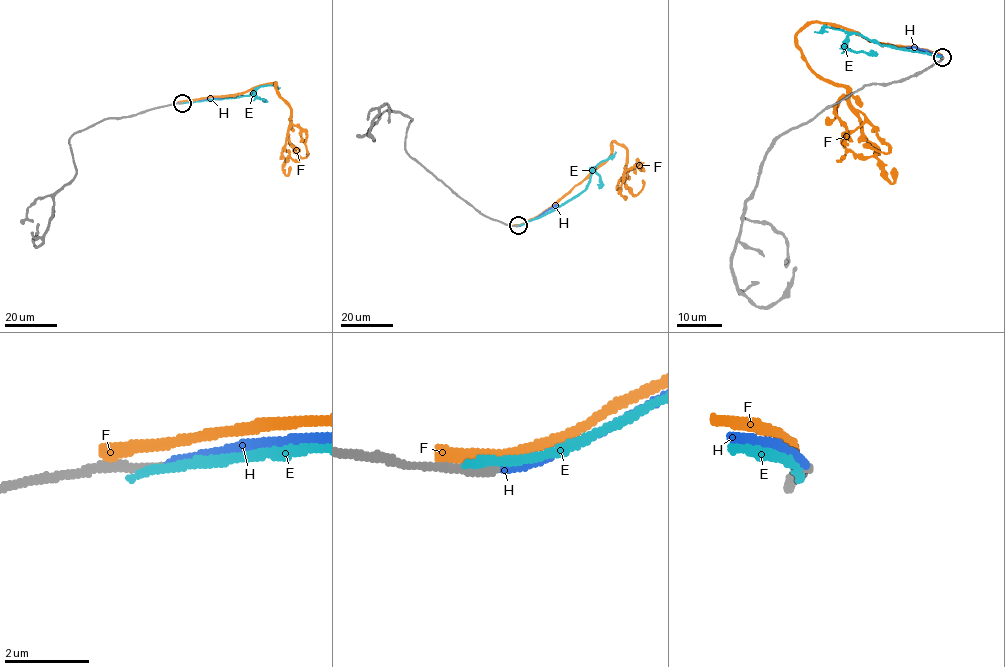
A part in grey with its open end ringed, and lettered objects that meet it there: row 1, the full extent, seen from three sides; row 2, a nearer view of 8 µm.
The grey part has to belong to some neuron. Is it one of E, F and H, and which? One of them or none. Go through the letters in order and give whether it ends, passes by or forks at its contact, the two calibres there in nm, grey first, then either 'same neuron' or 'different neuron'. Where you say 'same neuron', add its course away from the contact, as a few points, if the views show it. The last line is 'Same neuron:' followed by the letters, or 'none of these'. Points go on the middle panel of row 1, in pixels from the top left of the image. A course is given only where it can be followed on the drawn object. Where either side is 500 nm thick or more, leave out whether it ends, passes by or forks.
E: it ends; calibres 240 and 240 nm; different neuron
F: it ends; calibres 280 and 360 nm; different neuron
H: it ends; calibres 220 and 200 nm; same neuron; course (517, 226), (557, 204)
Same neuron: H

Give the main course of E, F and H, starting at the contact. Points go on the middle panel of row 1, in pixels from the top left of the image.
E: (517, 225), (545, 215), (578, 196), (585, 188), (594, 168), (616, 151)
F: (514, 225), (540, 215), (581, 183), (606, 159), (613, 141), (626, 149), (626, 170), (618, 187), (626, 197)
H: (517, 226), (557, 204)

